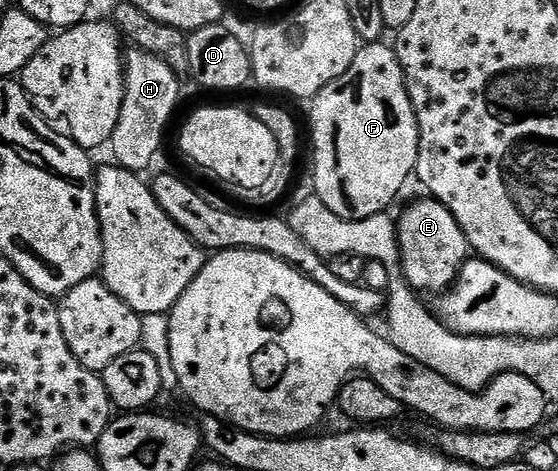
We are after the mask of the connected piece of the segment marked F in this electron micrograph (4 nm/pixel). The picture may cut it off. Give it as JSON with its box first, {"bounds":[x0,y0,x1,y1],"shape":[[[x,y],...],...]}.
{"bounds":[309,41,419,220],"shape":[[[384,41],[362,45],[357,51],[355,60],[351,60],[351,68],[347,68],[347,72],[343,72],[343,76],[339,76],[339,80],[331,80],[331,84],[327,84],[327,88],[323,88],[311,100],[310,106],[313,107],[309,110],[309,130],[313,133],[313,163],[311,163],[311,169],[315,196],[319,200],[323,200],[323,204],[327,204],[327,208],[331,208],[331,212],[335,212],[335,216],[343,216],[347,220],[363,220],[376,214],[386,213],[390,209],[389,205],[396,200],[397,193],[404,188],[405,181],[414,177],[417,168],[419,128],[417,127],[415,108],[411,108],[411,96],[407,96],[403,68],[397,59],[396,49],[392,45],[385,45]]]}

